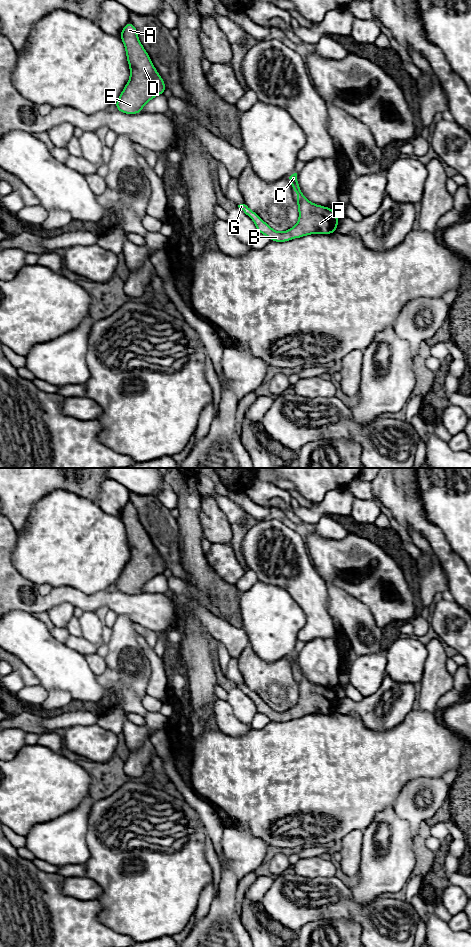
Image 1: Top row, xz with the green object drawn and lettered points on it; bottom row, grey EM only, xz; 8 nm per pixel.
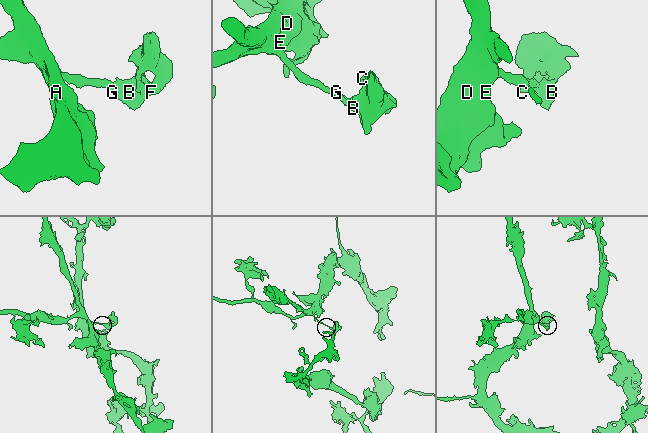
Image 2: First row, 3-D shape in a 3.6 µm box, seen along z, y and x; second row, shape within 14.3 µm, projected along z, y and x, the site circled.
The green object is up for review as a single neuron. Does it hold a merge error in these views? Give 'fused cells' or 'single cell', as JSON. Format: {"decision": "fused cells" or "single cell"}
{"decision": "single cell"}

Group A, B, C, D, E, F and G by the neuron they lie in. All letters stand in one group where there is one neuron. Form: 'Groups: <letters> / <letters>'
Groups: A B C D E F G

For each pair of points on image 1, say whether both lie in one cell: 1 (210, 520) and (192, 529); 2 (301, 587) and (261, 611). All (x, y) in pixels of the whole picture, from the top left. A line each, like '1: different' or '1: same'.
1: different
2: different

